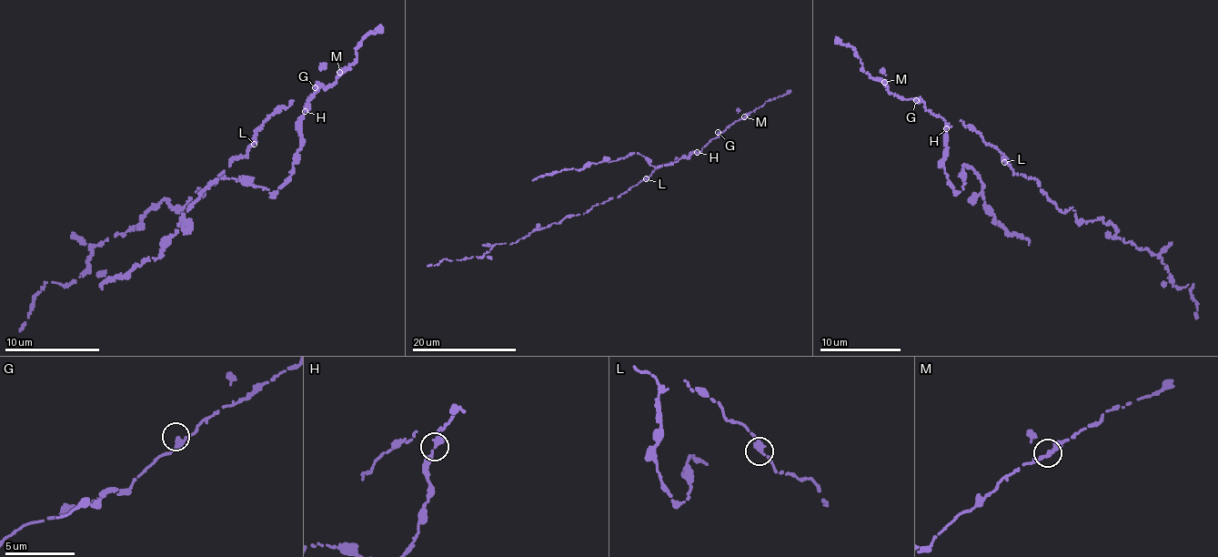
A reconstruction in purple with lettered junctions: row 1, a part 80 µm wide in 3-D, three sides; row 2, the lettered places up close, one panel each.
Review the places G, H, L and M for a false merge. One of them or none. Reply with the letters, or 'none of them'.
H

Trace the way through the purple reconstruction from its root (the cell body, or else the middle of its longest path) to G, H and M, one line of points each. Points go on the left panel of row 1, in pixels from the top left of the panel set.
G: (252, 141), (263, 121), (282, 107), (287, 107), (293, 101), (304, 106), (317, 86), (315, 87)
H: (252, 141), (263, 121), (282, 107), (287, 107), (293, 101), (304, 106), (305, 111)
M: (252, 141), (272, 114), (293, 101), (304, 106), (317, 86), (330, 86), (339, 72)

